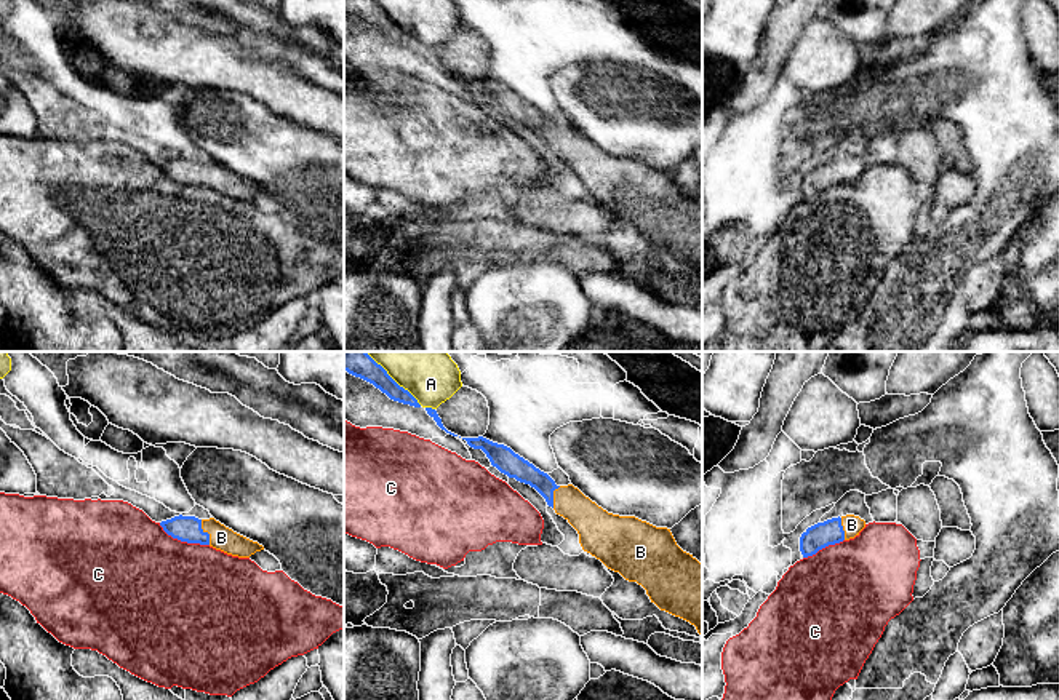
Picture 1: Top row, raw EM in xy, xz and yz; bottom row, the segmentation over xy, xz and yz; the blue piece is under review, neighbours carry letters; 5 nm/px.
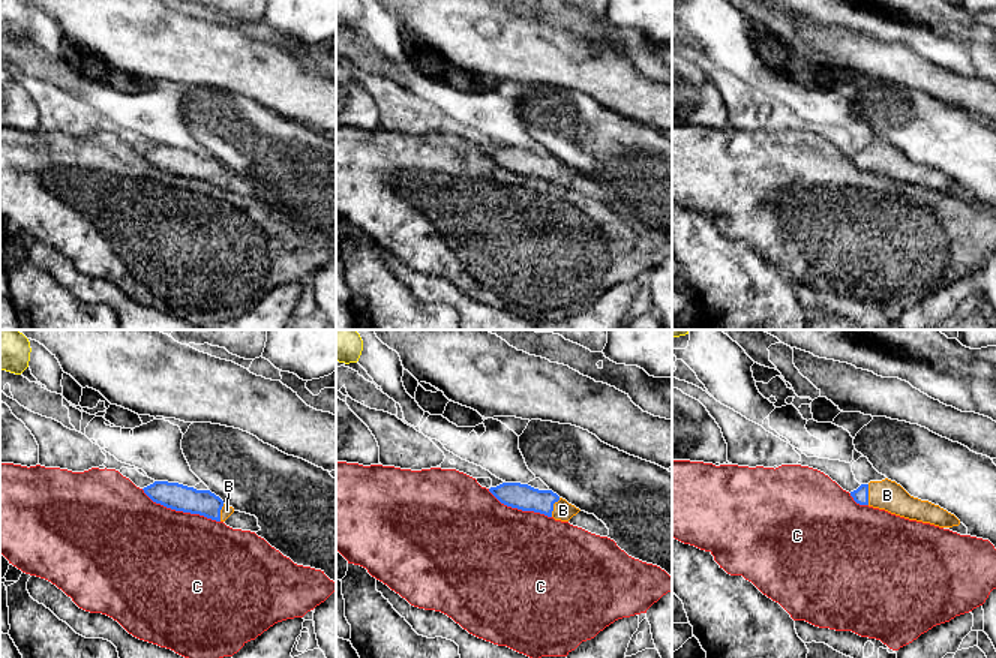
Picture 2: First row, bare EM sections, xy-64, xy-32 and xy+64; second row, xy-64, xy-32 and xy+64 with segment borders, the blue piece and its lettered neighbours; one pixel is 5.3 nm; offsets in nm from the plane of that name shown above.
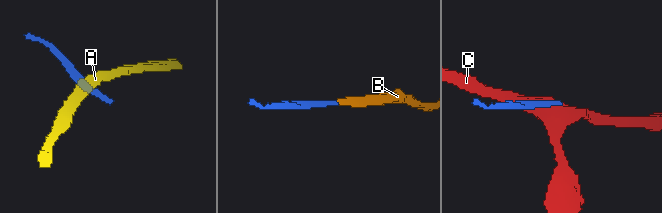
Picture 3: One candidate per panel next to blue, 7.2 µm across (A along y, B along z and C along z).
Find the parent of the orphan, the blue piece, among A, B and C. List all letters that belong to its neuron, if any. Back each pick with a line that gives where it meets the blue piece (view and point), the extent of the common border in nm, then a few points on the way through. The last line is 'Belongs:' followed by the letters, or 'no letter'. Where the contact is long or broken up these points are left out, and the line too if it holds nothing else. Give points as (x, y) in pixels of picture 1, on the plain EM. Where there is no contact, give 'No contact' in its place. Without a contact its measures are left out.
B: Touches blue at xy (207, 174). Shared border 140 nm. Path across: xy (187, 171), (207, 174), (221, 179)
Belongs: B

